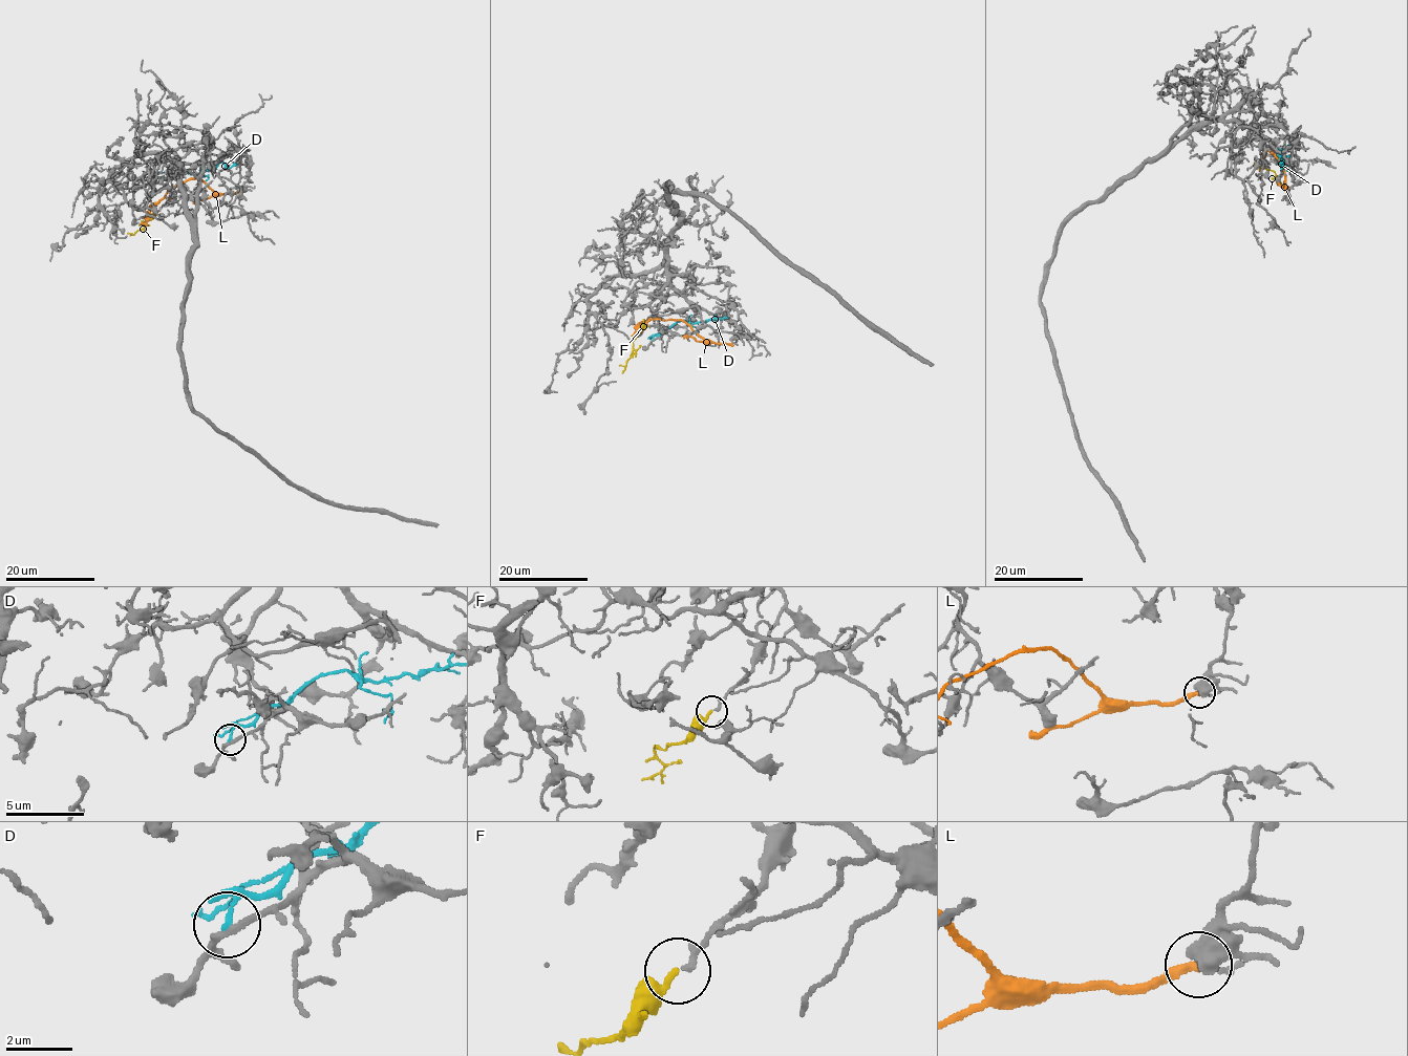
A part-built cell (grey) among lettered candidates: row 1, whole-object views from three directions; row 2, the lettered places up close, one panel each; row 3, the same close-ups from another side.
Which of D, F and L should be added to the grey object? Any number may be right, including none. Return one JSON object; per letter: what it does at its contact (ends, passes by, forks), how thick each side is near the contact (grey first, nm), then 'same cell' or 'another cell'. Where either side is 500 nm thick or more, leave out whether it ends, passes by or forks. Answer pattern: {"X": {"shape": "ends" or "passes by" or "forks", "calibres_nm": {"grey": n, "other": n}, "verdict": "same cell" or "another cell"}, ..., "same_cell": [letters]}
{"D": {"shape": "ends", "calibres_nm": {"grey": 200, "other": 120}, "verdict": "another cell"}, "F": {"shape": "ends", "calibres_nm": {"grey": 200, "other": 240}, "verdict": "same cell"}, "L": {"shape": "ends", "calibres_nm": {"grey": 240, "other": 300}, "verdict": "another cell"}, "same_cell": ["F"]}

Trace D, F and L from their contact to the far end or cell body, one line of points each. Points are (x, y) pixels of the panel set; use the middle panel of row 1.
D: (653, 340), (681, 321), (700, 323), (728, 317)
F: (647, 326), (641, 328), (635, 339), (635, 351), (622, 372)
L: (731, 343), (708, 342), (687, 323), (678, 320), (651, 319), (632, 336)

